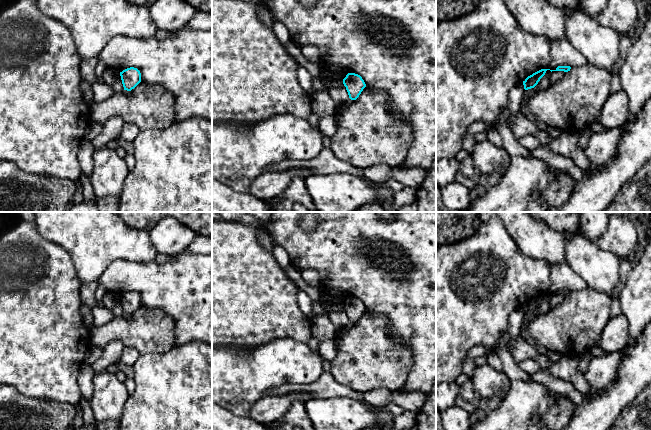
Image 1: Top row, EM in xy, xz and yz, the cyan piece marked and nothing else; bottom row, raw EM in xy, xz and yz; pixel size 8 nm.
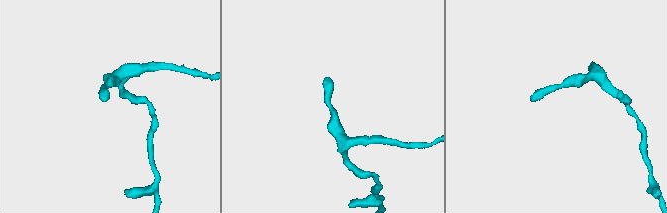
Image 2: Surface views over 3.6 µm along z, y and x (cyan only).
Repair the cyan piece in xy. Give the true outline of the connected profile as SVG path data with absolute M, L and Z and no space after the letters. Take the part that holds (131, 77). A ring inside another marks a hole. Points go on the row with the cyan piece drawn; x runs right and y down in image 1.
M130 67L120 72L124 90L131 91L141 82L141 73L137 68Z

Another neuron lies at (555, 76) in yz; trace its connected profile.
M552 71L549 79L549 84L553 84L559 80L561 80L568 72L564 71Z

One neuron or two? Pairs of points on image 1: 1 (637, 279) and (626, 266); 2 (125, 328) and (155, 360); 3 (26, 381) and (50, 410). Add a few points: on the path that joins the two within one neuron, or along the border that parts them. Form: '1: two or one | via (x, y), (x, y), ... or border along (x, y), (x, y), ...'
1: two | border along (633, 264), (620, 292)
2: two | border along (172, 348), (164, 352), (150, 352), (140, 355)
3: two | border along (18, 390), (27, 396), (63, 403)

